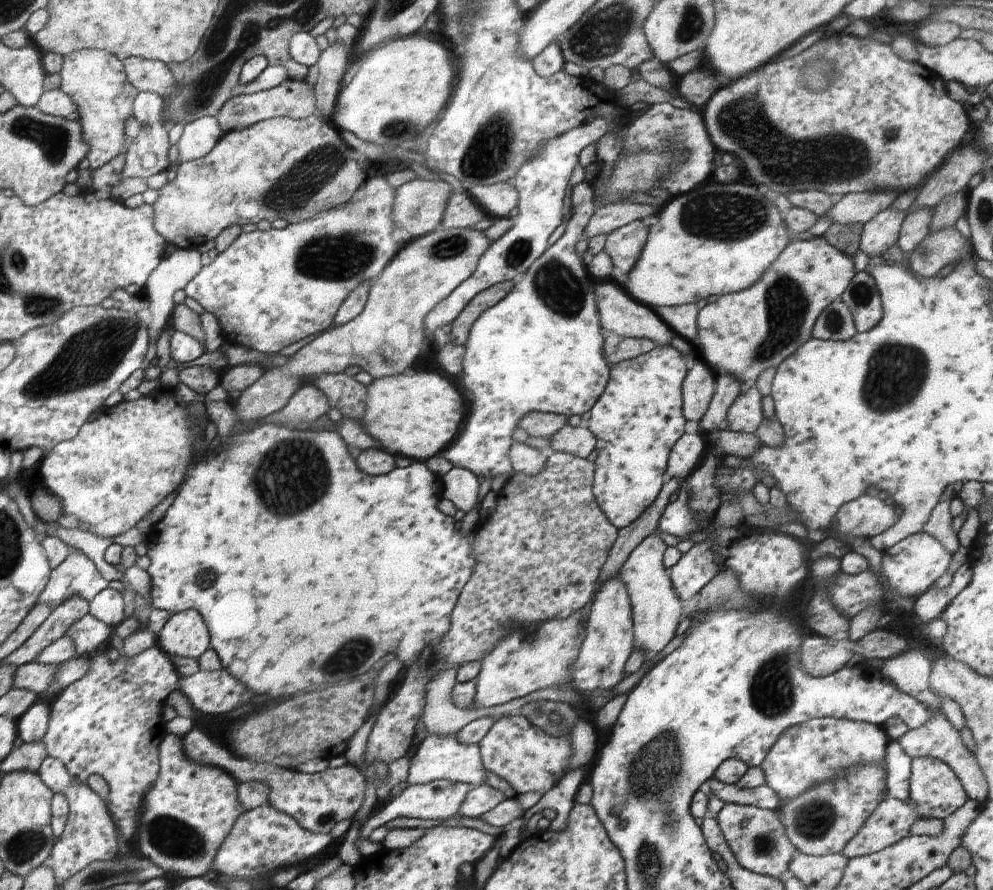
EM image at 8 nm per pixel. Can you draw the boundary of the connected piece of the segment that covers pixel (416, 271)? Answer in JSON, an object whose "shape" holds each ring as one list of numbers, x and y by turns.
{"shape":[[437,228,425,236,404,244,382,275,370,284,369,298,362,313,342,327,329,328,315,337,301,343,292,350,292,356,284,366,270,366,252,386,242,391,234,404,234,410,242,421,265,420,280,411,290,401,294,392,304,384,312,384,313,377,344,373,349,366,358,366,374,379,411,371,413,362,420,355,425,340,426,316,445,300,462,282,465,282,477,268,480,256,492,242,483,232,468,228]]}

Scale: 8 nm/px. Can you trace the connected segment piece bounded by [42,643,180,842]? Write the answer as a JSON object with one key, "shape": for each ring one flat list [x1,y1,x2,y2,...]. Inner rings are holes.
{"shape":[[156,643,138,656,128,658,121,654,112,662,108,656,109,649,99,650,90,656,88,673,62,690,49,712,49,728,45,738,47,757,56,758,66,768,72,781,85,784,93,775,106,780,109,787,109,812,121,829,122,837,129,842,138,828,138,818,144,806,144,799,159,774,159,747,169,734,167,722,162,718,162,708,168,696,177,689,179,675,166,655]]}

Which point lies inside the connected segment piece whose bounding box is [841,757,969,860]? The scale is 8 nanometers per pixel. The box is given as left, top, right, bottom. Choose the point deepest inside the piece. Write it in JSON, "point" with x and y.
{"point":[935,792]}

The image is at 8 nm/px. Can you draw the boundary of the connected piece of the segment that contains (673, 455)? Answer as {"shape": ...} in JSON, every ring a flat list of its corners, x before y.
{"shape":[[685,433,671,449,667,461,666,478,689,478,700,466,698,460,704,452,704,440,700,435]]}

